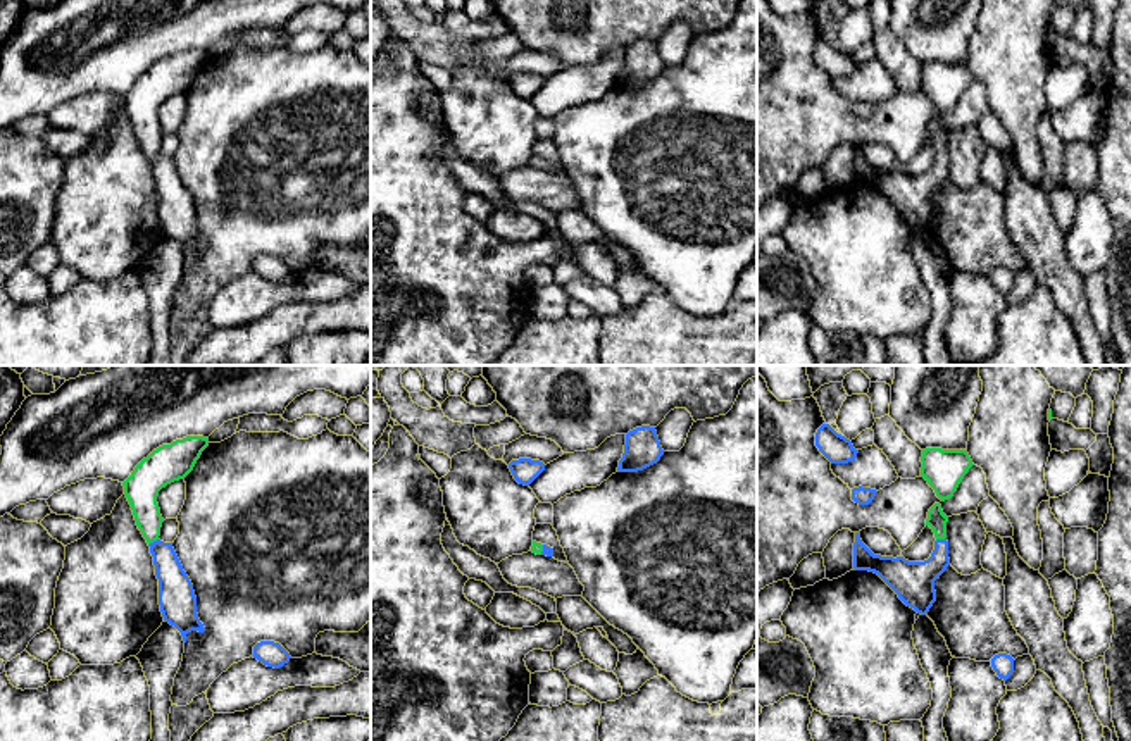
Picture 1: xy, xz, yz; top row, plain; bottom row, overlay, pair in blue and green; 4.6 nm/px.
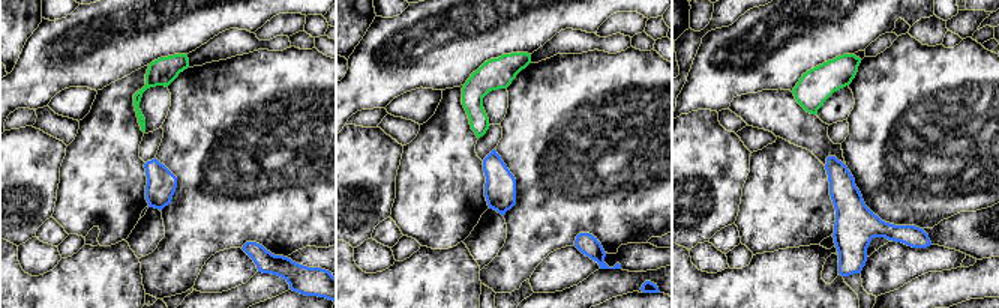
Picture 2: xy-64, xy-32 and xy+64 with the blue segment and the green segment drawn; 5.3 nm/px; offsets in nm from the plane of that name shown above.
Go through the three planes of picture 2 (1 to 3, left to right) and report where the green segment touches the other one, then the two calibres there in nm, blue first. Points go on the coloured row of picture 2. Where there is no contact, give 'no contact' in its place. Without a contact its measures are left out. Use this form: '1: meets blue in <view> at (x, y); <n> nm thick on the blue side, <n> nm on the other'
1: no contact
2: no contact
3: no contact

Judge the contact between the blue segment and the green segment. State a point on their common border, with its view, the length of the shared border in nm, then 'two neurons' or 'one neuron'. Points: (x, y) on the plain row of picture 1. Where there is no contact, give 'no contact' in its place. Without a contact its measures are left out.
contact xy (154, 155); length 60 nm; one neuron

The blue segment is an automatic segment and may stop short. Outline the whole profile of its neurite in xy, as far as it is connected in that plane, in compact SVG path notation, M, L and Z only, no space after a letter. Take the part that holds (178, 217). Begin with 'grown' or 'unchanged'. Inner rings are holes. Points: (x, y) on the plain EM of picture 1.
grown | M186 50L162 59L143 72L122 97L136 140L153 171L162 231L181 246L184 257L188 246L203 246L205 241L197 227L193 198L183 184L172 157L159 153L164 133L157 110L167 98L184 93L207 60L209 53L203 50Z

